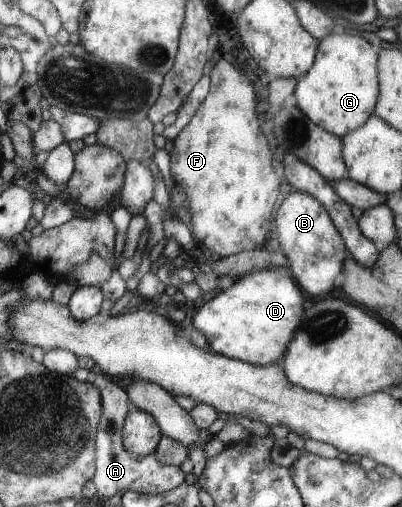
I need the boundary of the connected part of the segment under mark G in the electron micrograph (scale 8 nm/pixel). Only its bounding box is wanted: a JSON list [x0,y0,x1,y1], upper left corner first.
[294,33,378,137]

